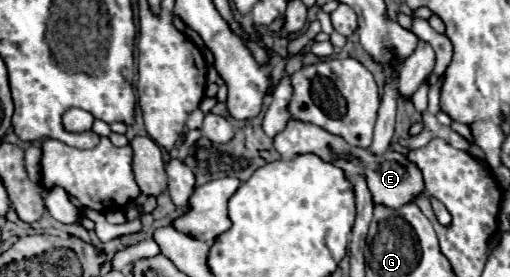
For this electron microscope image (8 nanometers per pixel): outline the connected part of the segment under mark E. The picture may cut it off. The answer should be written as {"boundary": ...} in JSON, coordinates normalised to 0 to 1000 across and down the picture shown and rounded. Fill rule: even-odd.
{"boundary":[[[565,440],[565,455],[537,498],[537,534],[557,578],[573,570],[576,556],[612,549],[612,556],[624,556],[639,585],[655,585],[659,599],[671,599],[671,614],[678,614],[678,628],[686,628],[686,643],[694,643],[698,628],[718,628],[722,679],[733,708],[733,729],[753,736],[761,751],[784,751],[792,736],[804,736],[831,693],[827,621],[812,585],[800,578],[796,556],[761,542],[749,563],[733,563],[733,556],[722,556],[714,542],[686,527],[682,513],[675,513],[663,491],[639,484],[639,469],[631,469],[624,455],[600,455],[596,440]]]}

